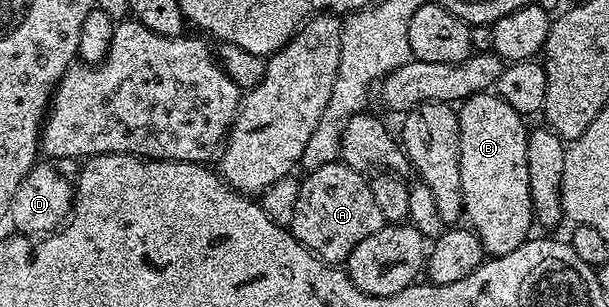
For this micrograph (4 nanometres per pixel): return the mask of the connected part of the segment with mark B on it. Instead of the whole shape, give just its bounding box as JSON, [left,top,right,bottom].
[457,91,535,258]

